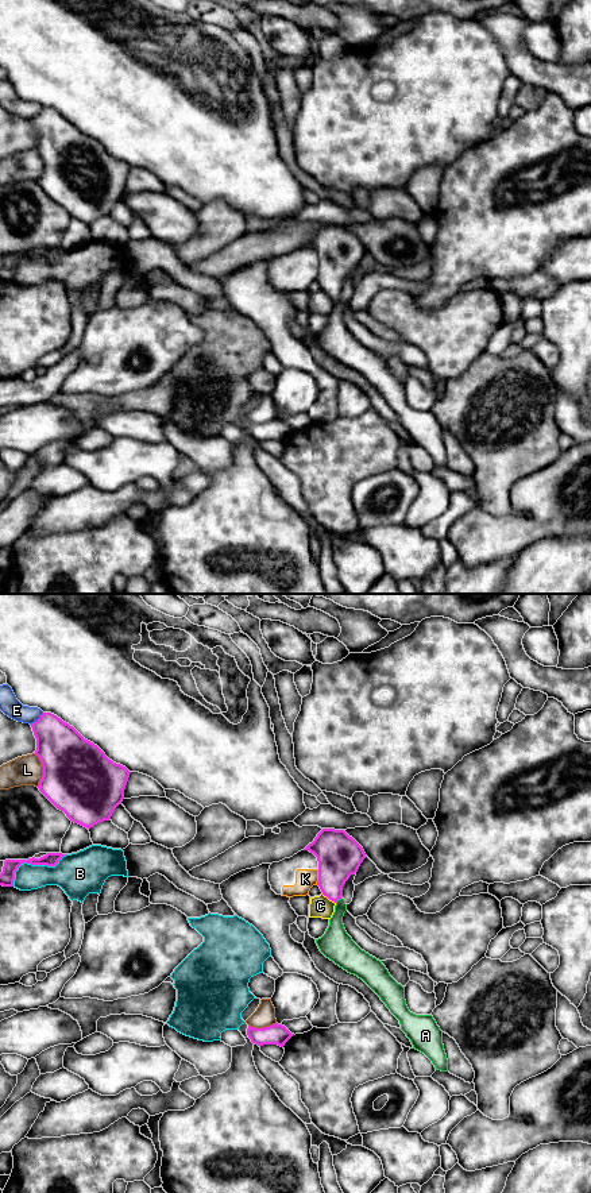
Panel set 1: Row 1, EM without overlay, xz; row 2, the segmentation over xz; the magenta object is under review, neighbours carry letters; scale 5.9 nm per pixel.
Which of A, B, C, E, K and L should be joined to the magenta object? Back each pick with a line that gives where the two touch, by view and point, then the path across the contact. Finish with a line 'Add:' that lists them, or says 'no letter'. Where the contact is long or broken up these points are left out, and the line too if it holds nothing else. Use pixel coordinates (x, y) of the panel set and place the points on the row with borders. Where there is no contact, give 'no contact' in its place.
Add: no letter

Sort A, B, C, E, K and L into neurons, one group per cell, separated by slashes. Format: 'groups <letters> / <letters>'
groups A K / B / C / E / L

